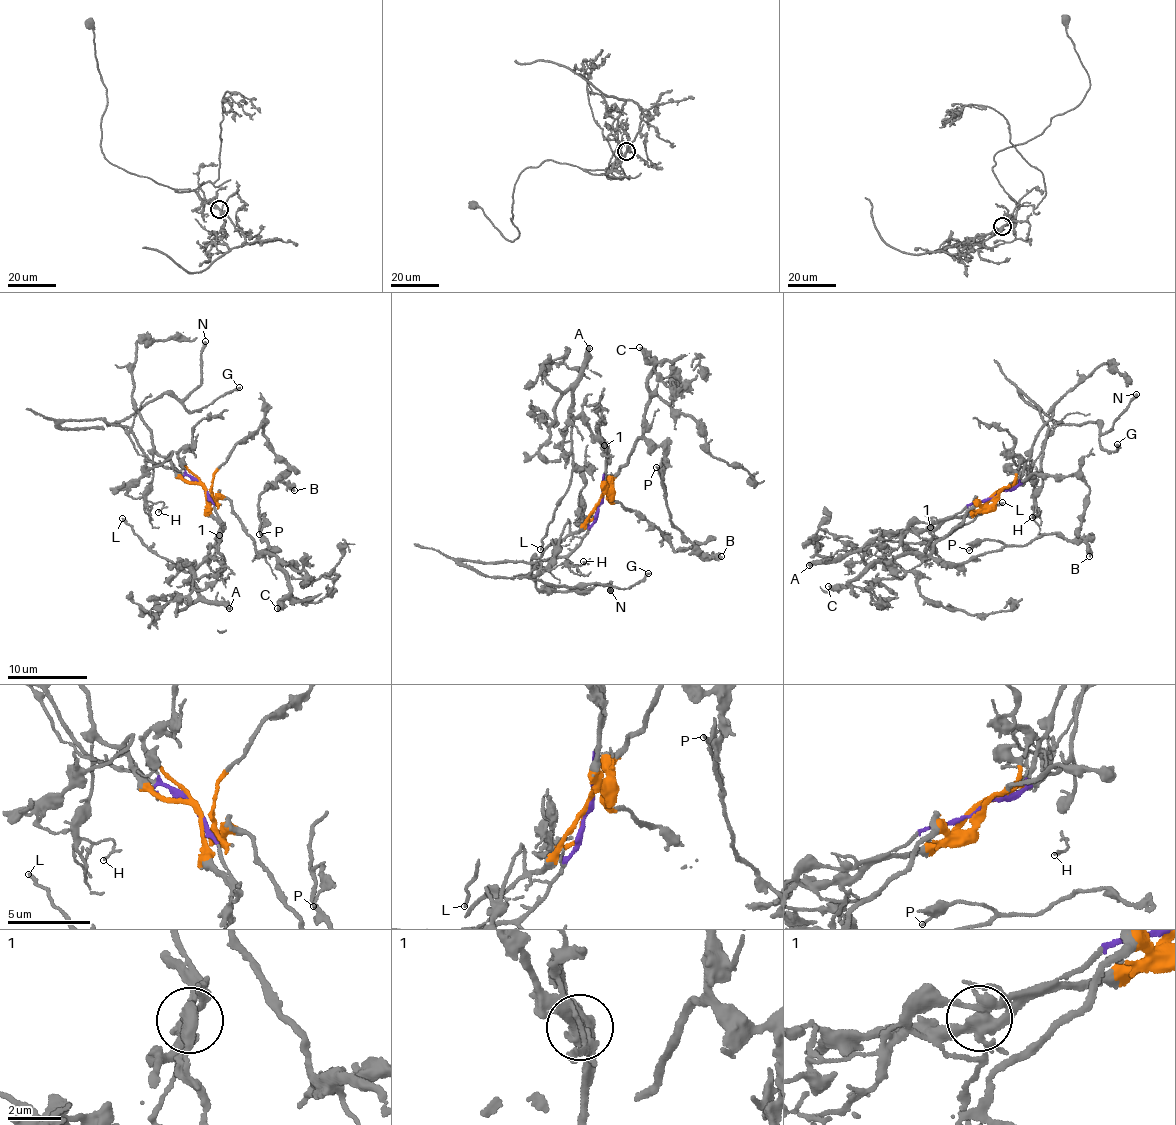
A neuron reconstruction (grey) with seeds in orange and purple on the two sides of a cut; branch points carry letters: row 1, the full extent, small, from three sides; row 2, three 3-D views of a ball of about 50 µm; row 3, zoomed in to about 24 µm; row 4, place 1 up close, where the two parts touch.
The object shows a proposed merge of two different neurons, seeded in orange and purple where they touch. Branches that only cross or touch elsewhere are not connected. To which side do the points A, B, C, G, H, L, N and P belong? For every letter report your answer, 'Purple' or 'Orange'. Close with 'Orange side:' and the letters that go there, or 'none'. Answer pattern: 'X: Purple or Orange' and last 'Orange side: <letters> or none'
A: Orange
B: Orange
C: Orange
G: Purple
H: Purple
L: Orange
N: Purple
P: Orange
Orange side: A, B, C, L, P

